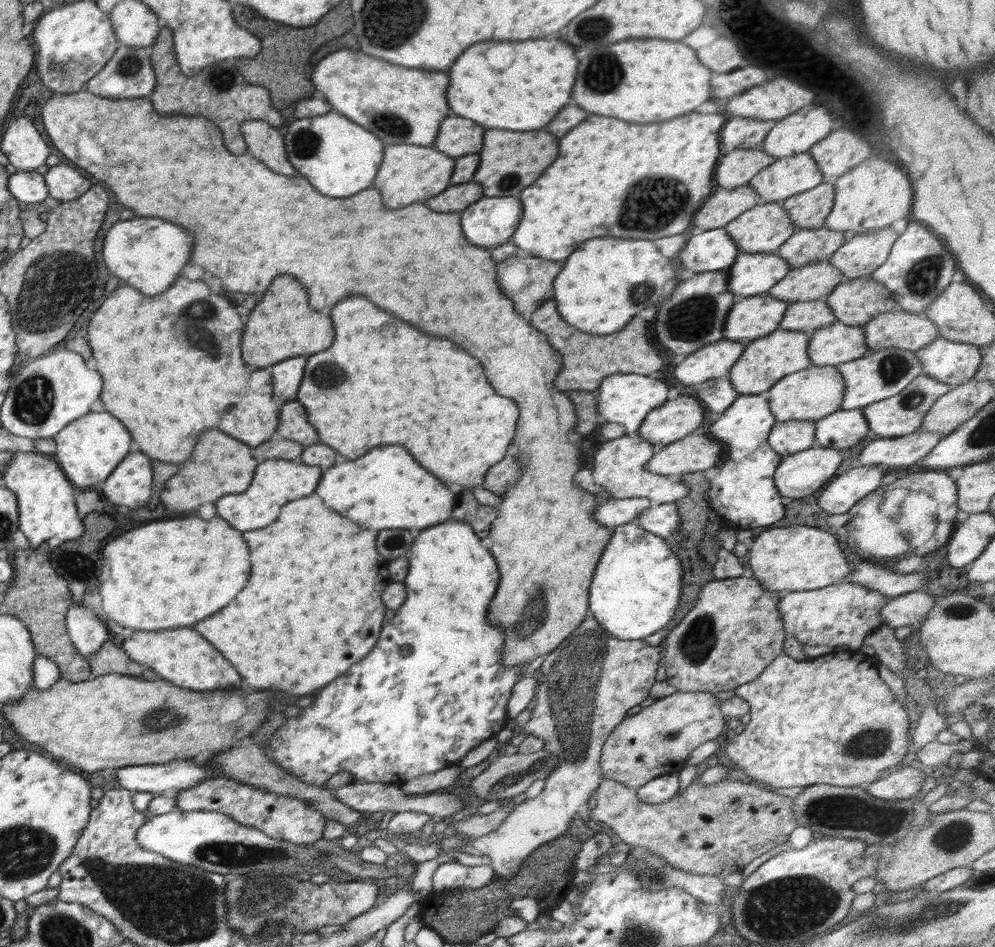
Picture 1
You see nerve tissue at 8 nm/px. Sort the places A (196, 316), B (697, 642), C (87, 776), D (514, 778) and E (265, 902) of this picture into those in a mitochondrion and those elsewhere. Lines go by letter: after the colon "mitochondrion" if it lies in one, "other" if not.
A: mitochondrion
B: mitochondrion
C: other
D: mitochondrion
E: mitochondrion

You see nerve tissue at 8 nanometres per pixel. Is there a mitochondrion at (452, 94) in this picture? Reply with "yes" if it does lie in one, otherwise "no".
no

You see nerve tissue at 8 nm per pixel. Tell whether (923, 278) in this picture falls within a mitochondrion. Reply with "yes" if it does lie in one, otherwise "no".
yes

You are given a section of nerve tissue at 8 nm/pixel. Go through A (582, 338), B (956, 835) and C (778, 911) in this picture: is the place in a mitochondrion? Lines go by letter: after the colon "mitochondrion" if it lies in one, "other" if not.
A: other
B: mitochondrion
C: mitochondrion

